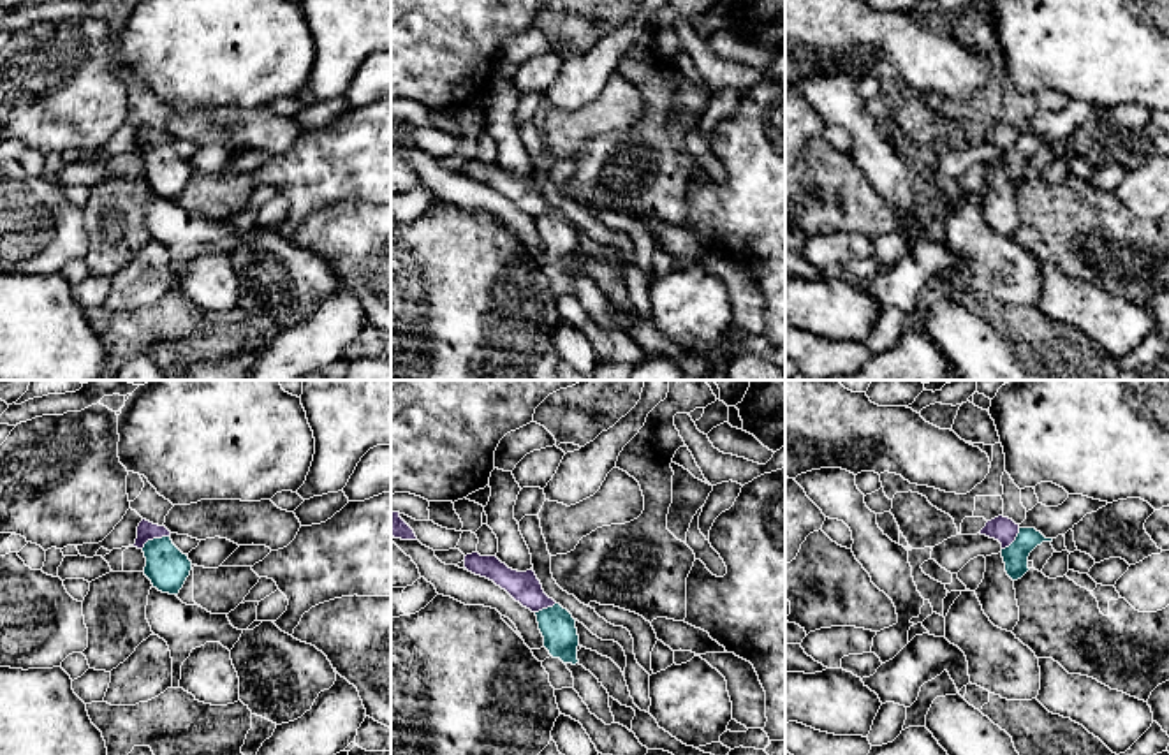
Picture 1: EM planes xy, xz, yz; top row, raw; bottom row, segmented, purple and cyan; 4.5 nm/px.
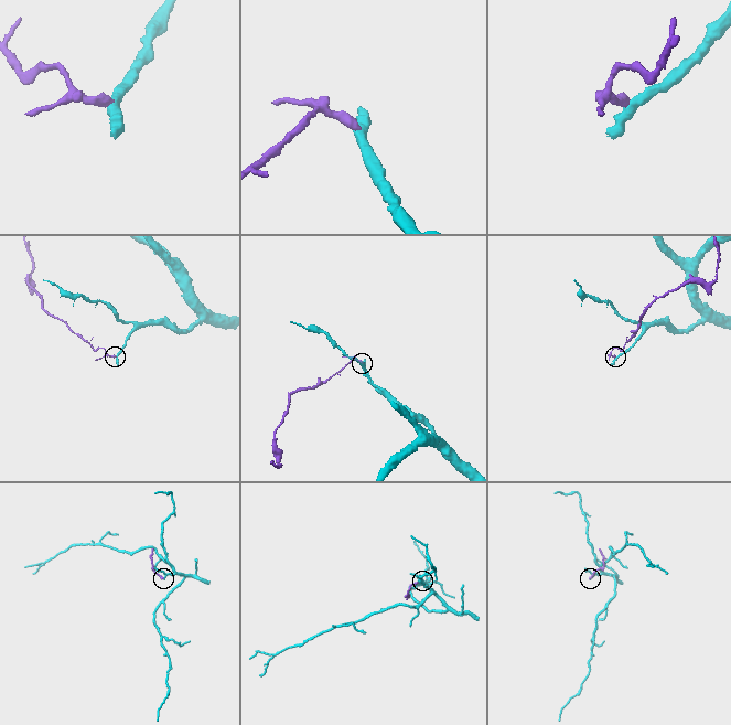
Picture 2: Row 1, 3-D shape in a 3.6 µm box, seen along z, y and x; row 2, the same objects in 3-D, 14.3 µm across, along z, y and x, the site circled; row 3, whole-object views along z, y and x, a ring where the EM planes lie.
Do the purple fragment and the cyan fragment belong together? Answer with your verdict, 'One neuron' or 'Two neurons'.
Two neurons

